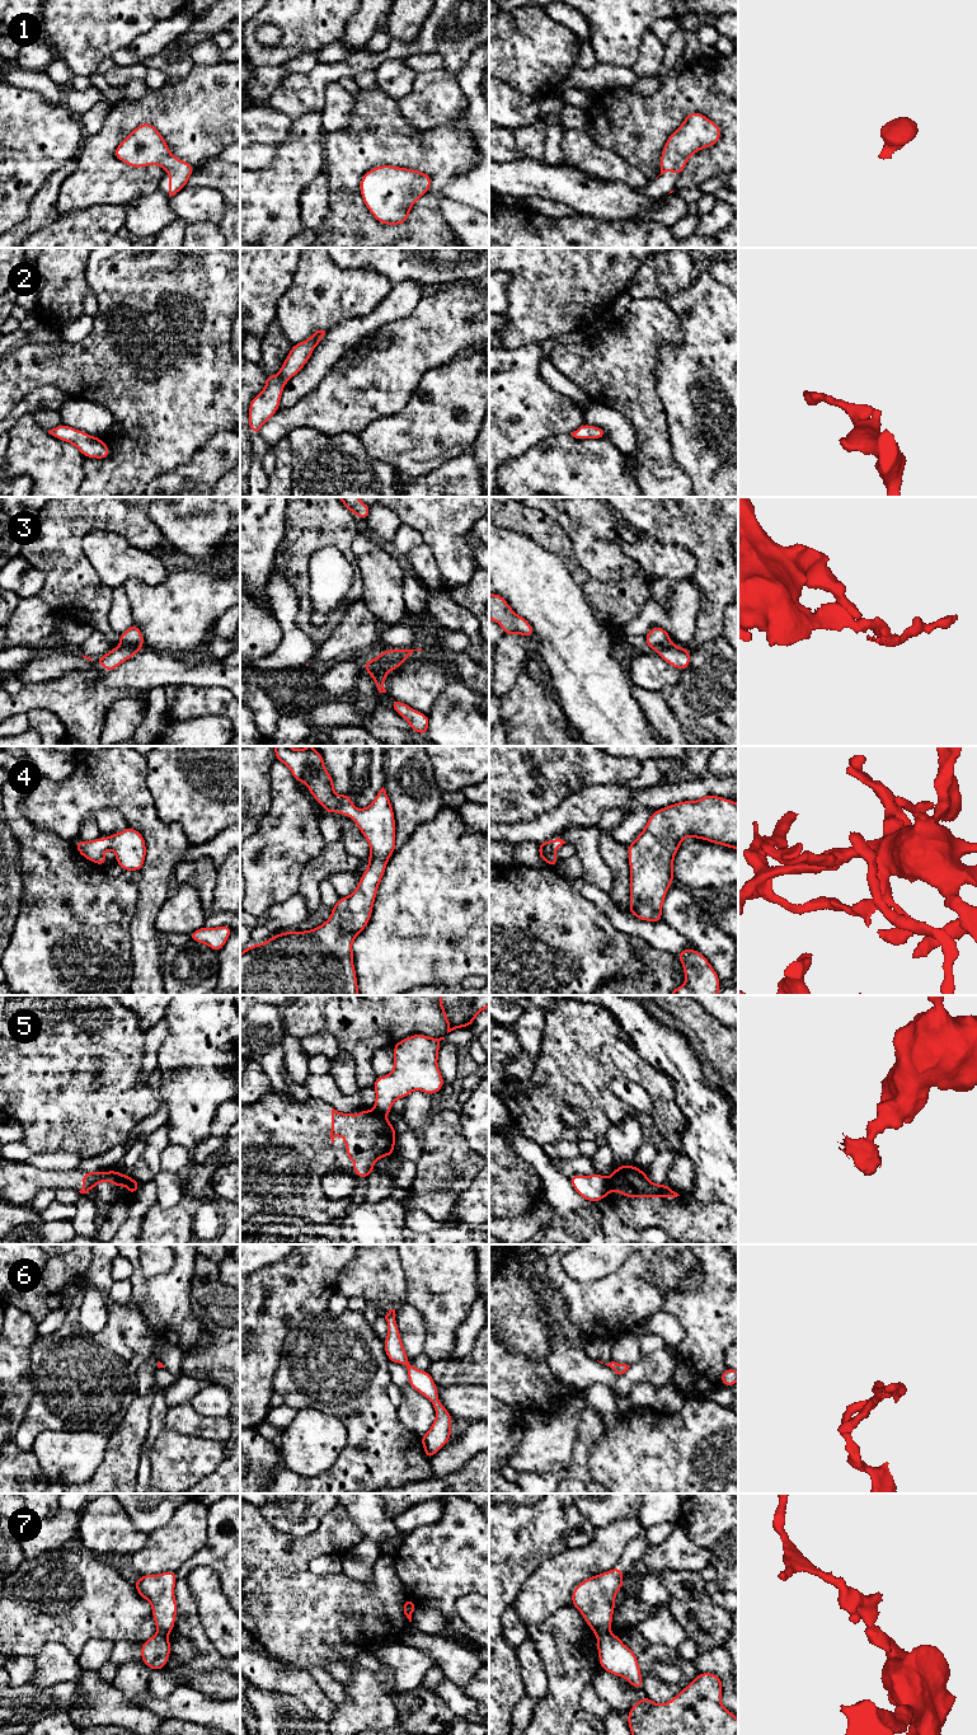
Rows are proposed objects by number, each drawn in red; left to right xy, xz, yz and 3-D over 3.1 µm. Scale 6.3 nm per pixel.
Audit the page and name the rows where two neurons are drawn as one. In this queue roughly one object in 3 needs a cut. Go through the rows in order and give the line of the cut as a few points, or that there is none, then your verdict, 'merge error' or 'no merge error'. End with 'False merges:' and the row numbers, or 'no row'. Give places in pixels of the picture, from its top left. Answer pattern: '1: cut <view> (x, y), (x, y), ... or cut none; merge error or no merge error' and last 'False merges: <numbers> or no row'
1: cut none; no merge error
2: cut none; no merge error
3: cut xz (365, 664), (372, 664), (386, 673); merge error
4: cut none; no merge error
5: cut yz (606, 1178), (610, 1191); merge error
6: cut none; no merge error
7: cut yz (609, 1631), (597, 1636); merge error
False merges: 3, 5, 7

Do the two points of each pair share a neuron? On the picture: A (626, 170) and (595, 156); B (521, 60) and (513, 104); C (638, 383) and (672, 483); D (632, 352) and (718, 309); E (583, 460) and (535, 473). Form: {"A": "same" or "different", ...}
{"A": "same", "B": "different", "C": "same", "D": "different", "E": "same"}

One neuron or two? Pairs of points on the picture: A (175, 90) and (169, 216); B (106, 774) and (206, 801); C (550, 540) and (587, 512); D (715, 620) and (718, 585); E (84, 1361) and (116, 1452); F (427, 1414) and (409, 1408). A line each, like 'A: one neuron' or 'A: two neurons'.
A: two neurons
B: two neurons
C: two neurons
D: one neuron
E: two neurons
F: one neuron

